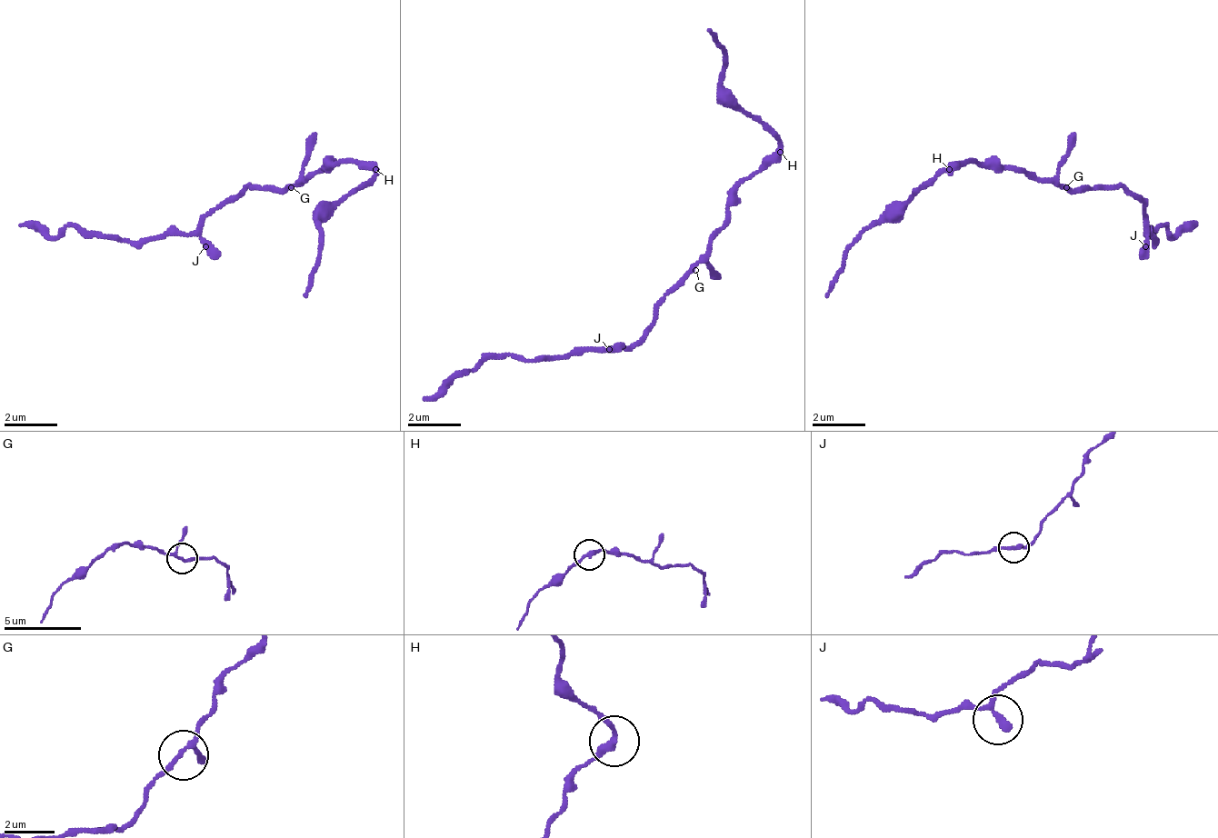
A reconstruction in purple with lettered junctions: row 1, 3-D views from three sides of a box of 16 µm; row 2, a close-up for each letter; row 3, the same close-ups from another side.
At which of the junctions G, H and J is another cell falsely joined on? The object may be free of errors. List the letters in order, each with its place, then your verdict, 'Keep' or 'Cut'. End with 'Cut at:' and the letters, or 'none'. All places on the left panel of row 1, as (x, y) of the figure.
G: Place: (291, 187). Keep
H: Place: (375, 169). Keep
J: Place: (205, 246). Keep
Cut at: none

